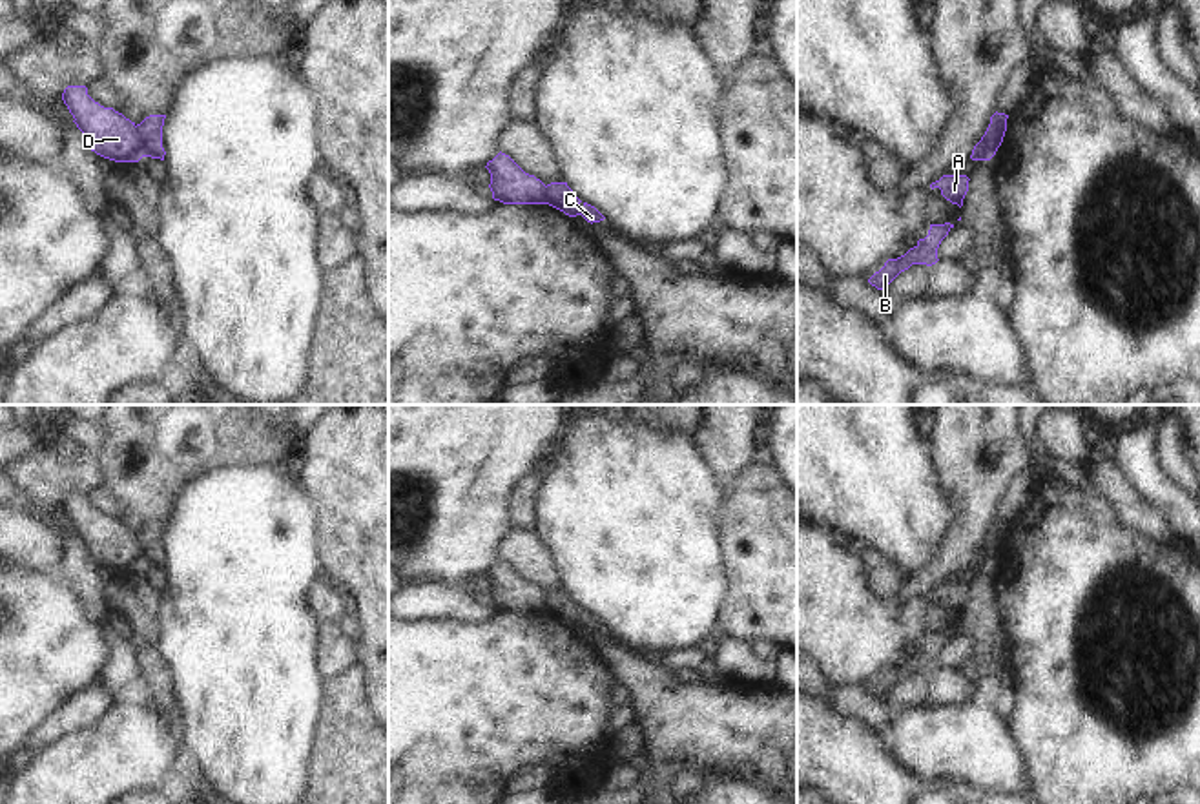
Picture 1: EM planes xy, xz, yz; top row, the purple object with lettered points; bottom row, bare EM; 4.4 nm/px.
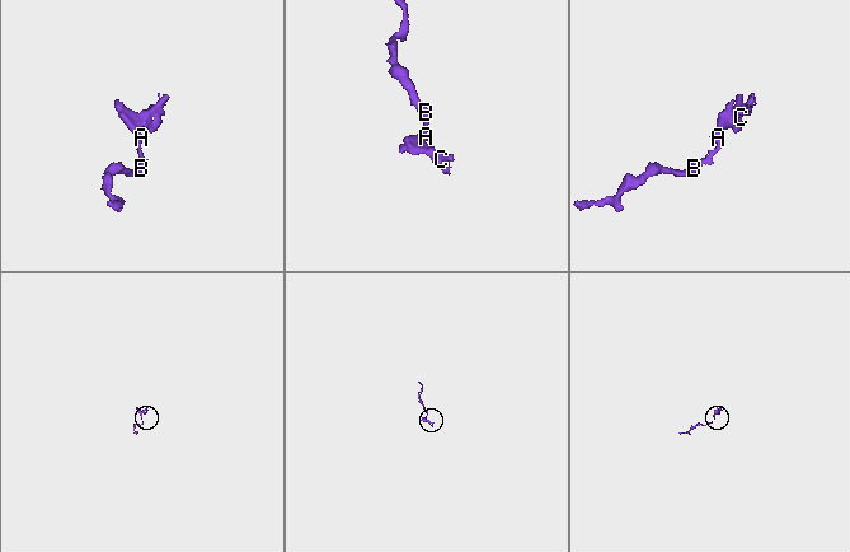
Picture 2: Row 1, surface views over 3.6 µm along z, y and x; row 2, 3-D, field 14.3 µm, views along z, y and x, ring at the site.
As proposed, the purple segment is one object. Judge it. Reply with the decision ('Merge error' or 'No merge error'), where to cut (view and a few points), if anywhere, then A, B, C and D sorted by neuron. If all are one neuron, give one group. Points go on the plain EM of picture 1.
Merge error. Split along xy (134, 535), (143, 564). Groups: A B D / C.

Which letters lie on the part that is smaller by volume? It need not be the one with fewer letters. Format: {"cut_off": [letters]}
{"cut_off": ["C"]}

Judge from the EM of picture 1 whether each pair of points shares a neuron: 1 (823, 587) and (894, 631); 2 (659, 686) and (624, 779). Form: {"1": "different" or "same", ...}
{"1": "same", "2": "different"}

